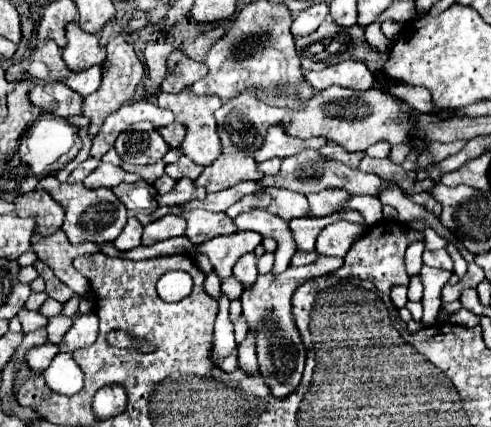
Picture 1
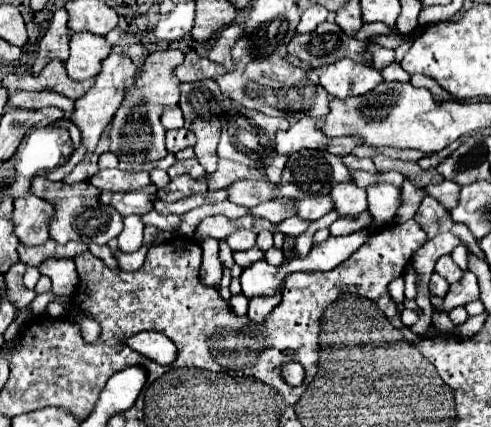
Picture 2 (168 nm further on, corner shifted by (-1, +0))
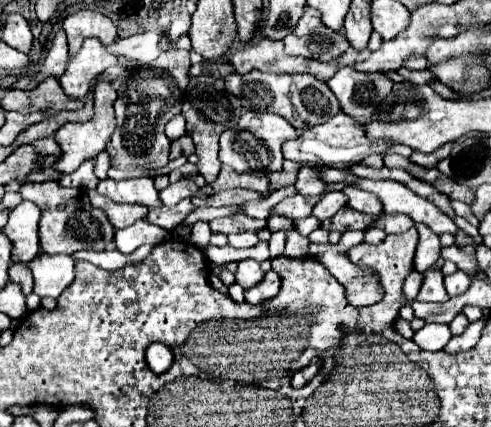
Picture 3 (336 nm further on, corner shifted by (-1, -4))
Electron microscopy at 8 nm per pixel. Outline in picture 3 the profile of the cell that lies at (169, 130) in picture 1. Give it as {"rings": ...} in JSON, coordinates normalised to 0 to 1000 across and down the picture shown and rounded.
{"rings":[[[369,319],[365,328],[352,328],[348,333],[348,356],[344,356],[344,370],[356,375],[365,365],[385,365],[397,356],[397,337],[385,319]]]}

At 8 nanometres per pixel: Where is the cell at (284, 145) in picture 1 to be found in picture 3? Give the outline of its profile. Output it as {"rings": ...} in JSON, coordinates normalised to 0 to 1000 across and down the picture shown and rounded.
{"rings":[[[690,262],[678,276],[670,276],[662,290],[633,295],[633,300],[617,304],[601,328],[580,333],[576,337],[576,365],[585,375],[609,379],[609,384],[642,379],[642,384],[658,384],[670,393],[715,393],[719,384],[735,379],[743,365],[752,365],[760,356],[780,356],[788,342],[792,337],[780,328],[772,328],[772,333],[752,328],[731,286],[723,286],[719,276]]]}

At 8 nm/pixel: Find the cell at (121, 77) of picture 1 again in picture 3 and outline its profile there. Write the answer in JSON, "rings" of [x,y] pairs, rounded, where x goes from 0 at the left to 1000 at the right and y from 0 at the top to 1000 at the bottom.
{"rings":[[[206,183],[189,211],[189,230],[193,230],[193,272],[181,286],[169,290],[132,290],[128,300],[120,300],[112,309],[112,328],[128,351],[128,365],[120,379],[112,379],[112,398],[120,403],[153,403],[177,370],[193,370],[206,351],[214,351],[230,300],[234,300],[234,267],[230,267],[230,239],[238,234],[238,215],[234,201],[222,183]]]}

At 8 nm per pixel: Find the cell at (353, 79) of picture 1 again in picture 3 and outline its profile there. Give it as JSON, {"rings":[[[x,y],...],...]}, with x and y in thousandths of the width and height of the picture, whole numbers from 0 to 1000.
{"rings":[[[707,155],[707,159],[695,159],[666,192],[666,201],[686,225],[695,258],[707,272],[715,272],[727,286],[743,286],[760,267],[764,244],[792,220],[792,206],[800,206],[800,192],[776,169],[743,173]]]}

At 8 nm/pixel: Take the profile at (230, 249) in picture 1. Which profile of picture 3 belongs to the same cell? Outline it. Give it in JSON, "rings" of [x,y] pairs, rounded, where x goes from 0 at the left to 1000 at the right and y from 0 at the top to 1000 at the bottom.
{"rings":[[[483,543],[483,548],[470,548],[466,553],[466,571],[475,576],[475,581],[511,581],[511,576],[519,576],[527,567],[527,557],[523,557],[523,548],[515,548],[515,543]]]}

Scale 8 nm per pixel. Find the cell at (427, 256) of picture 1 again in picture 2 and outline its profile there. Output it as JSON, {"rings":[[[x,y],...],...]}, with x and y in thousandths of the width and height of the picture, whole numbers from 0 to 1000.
{"rings":[[[898,600],[886,618],[886,637],[898,642],[914,665],[939,656],[939,646],[943,646],[943,632],[919,609],[919,600]]]}

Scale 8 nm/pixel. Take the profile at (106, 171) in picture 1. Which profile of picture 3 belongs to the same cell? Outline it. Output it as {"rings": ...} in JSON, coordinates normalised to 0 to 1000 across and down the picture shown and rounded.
{"rings":[[[214,417],[198,431],[198,450],[222,459],[242,478],[291,478],[299,487],[328,482],[324,454],[312,436],[312,417],[263,417],[263,422],[226,422]]]}

